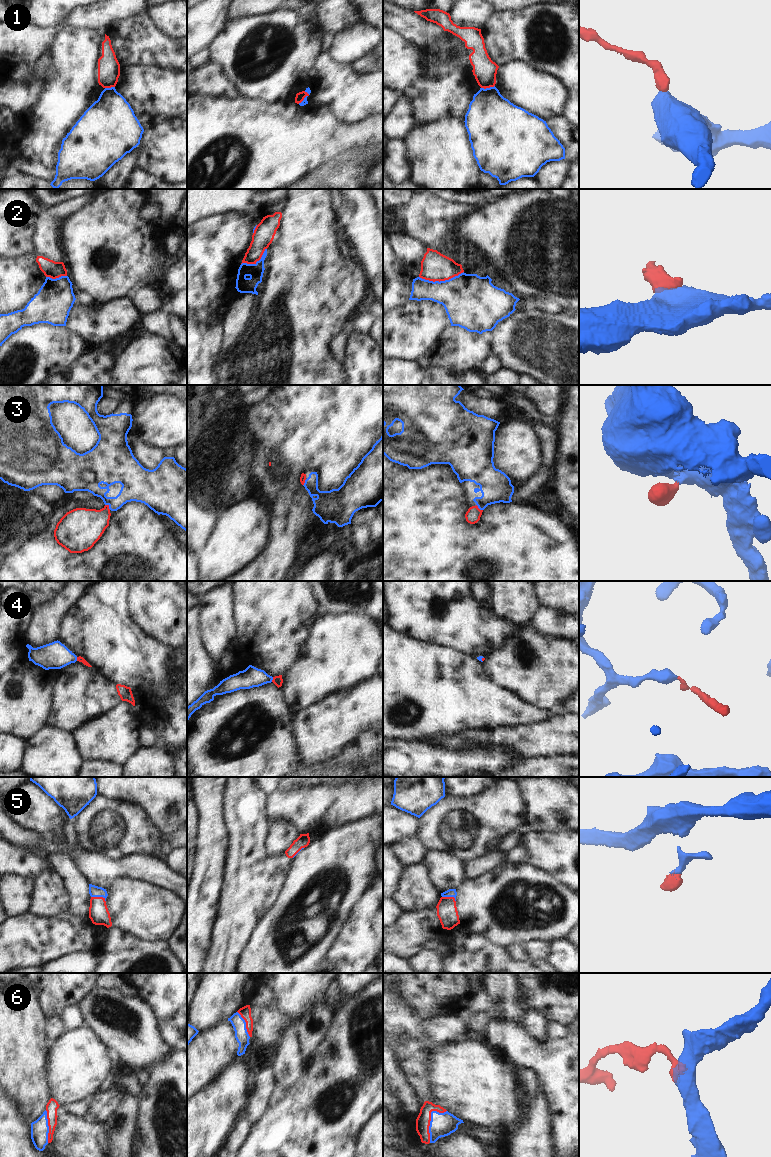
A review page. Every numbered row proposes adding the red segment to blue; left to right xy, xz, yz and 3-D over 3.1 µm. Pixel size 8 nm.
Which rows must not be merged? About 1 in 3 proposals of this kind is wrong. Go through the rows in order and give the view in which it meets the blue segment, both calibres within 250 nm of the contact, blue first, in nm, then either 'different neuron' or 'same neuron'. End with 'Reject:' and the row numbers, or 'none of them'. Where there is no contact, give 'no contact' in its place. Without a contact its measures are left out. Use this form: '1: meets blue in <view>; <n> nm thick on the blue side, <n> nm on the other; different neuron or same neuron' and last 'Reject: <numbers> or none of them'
1: meets blue in yz; 400 nm thick on the blue side, 190 nm on the other; different neuron
2: meets blue in yz; 400 nm thick on the blue side, 220 nm on the other; different neuron
3: meets blue in xy; 200 nm thick on the blue side, 280 nm on the other; same neuron
4: meets blue in xz; 160 nm thick on the blue side, 80 nm on the other; same neuron
5: meets blue in xy; 90 nm thick on the blue side, 160 nm on the other; same neuron
6: meets blue in yz; 190 nm thick on the blue side, 110 nm on the other; same neuron
Reject: 1, 2

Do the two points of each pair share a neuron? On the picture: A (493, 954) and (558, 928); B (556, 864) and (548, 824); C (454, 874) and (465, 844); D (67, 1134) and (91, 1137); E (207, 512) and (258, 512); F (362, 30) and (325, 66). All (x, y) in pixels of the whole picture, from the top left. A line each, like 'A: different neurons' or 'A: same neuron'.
A: different neurons
B: different neurons
C: different neurons
D: same neuron
E: different neurons
F: different neurons

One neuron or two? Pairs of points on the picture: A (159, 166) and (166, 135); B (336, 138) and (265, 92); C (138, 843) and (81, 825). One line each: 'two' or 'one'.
A: one
B: two
C: one

